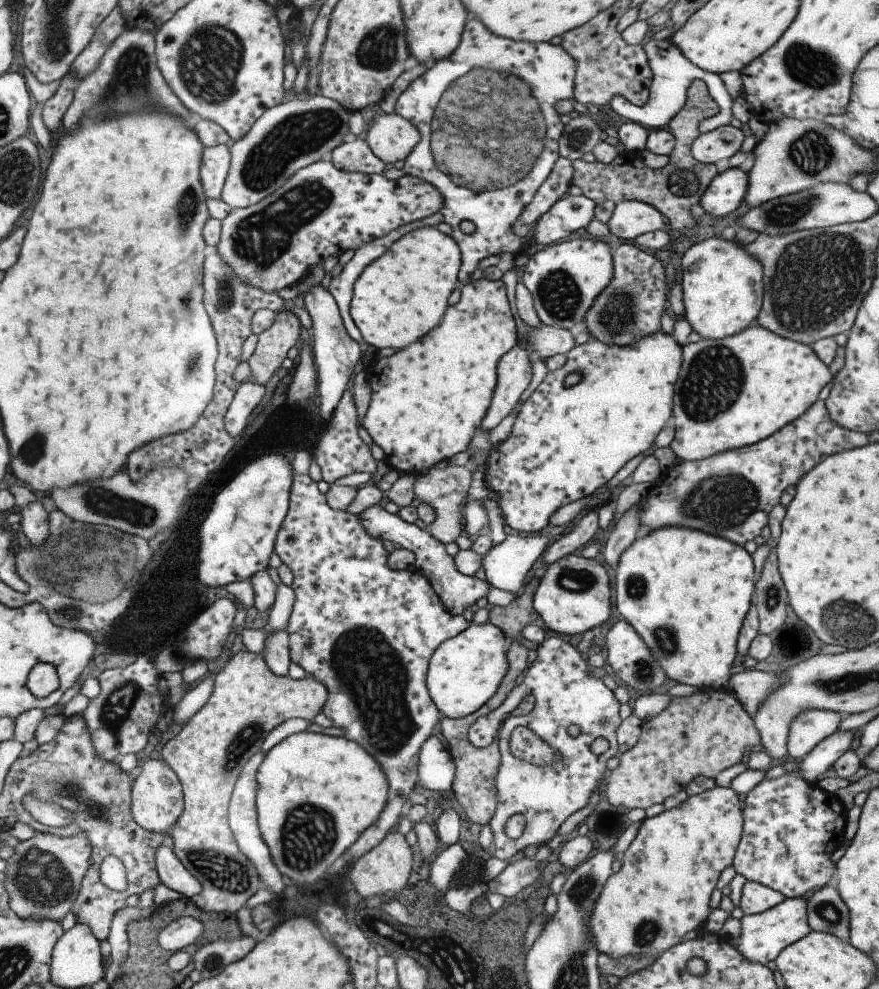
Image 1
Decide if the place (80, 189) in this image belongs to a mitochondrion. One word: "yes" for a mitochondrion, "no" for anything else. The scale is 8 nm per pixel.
no

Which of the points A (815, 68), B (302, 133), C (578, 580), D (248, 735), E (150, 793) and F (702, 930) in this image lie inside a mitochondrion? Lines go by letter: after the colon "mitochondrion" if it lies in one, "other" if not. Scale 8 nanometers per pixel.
A: mitochondrion
B: mitochondrion
C: mitochondrion
D: mitochondrion
E: other
F: other

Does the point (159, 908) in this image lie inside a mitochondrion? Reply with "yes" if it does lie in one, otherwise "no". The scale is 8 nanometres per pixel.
no

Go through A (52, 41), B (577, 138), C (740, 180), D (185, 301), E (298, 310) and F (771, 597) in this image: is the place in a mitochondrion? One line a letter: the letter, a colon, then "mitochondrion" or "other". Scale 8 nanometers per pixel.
A: mitochondrion
B: mitochondrion
C: other
D: mitochondrion
E: other
F: mitochondrion

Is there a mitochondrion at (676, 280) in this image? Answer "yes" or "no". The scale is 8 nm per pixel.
no

